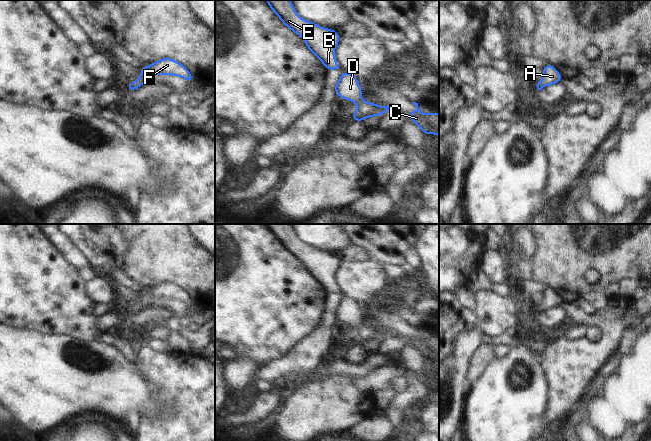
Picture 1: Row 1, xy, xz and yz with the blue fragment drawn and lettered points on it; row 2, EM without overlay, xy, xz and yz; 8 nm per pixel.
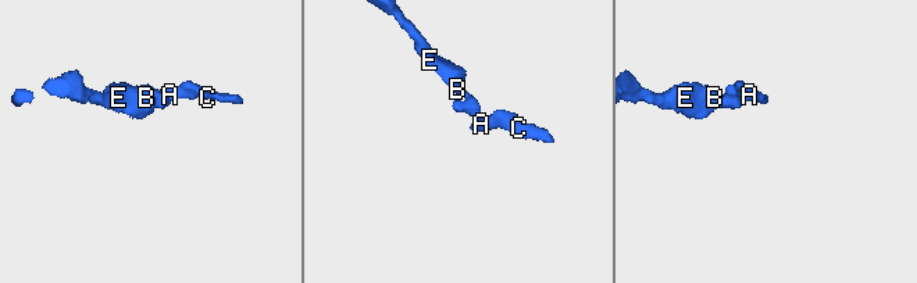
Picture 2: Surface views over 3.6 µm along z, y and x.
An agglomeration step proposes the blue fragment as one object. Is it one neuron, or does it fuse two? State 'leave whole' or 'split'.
leave whole

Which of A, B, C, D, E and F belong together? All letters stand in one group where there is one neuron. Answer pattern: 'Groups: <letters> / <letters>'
Groups: A B C D E F.

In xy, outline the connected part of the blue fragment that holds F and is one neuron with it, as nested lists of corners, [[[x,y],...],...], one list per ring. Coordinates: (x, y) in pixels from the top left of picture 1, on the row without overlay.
[[[168,281],[161,282],[157,286],[149,288],[140,294],[142,296],[142,299],[140,300],[138,295],[139,302],[129,307],[127,309],[126,315],[136,314],[144,307],[151,306],[151,297],[155,297],[157,299],[174,299],[181,301],[189,306],[194,306],[194,301],[186,291]]]

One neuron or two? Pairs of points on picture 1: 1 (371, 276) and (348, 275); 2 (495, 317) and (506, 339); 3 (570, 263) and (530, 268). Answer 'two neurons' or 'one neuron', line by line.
1: one neuron
2: two neurons
3: one neuron

